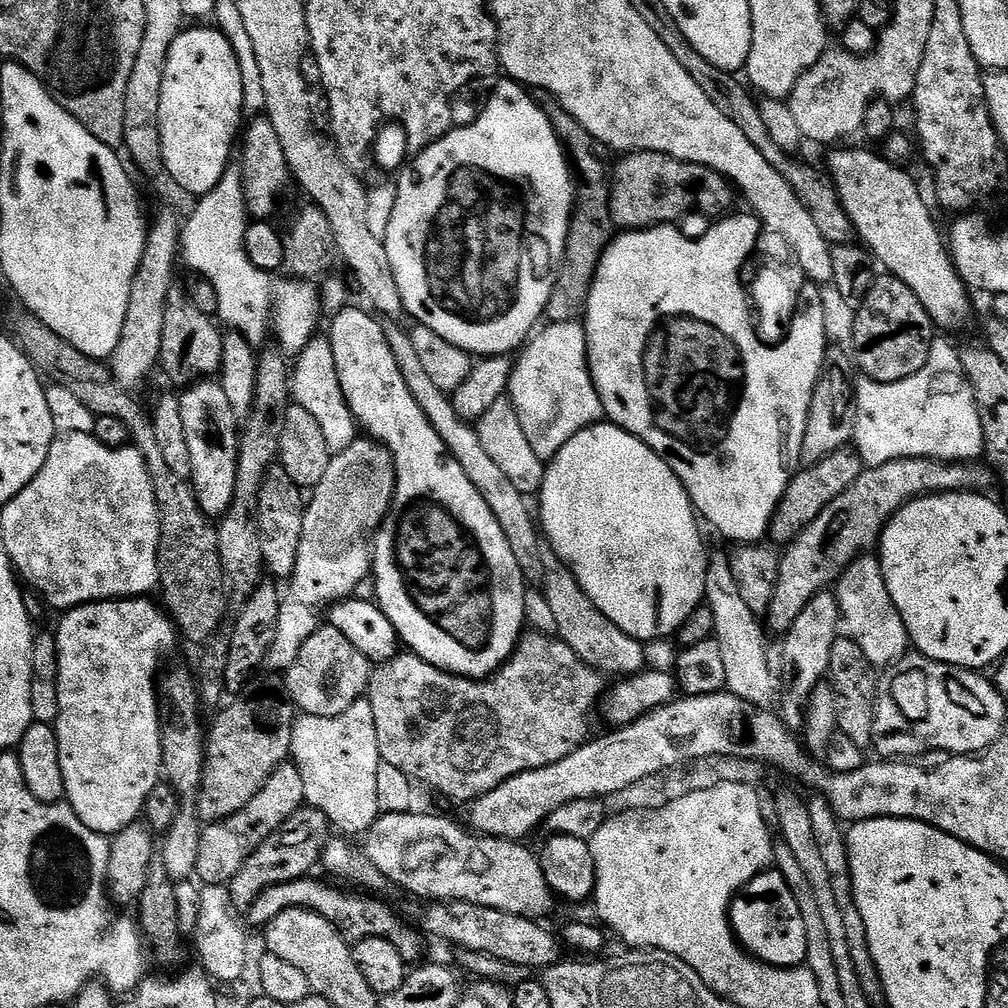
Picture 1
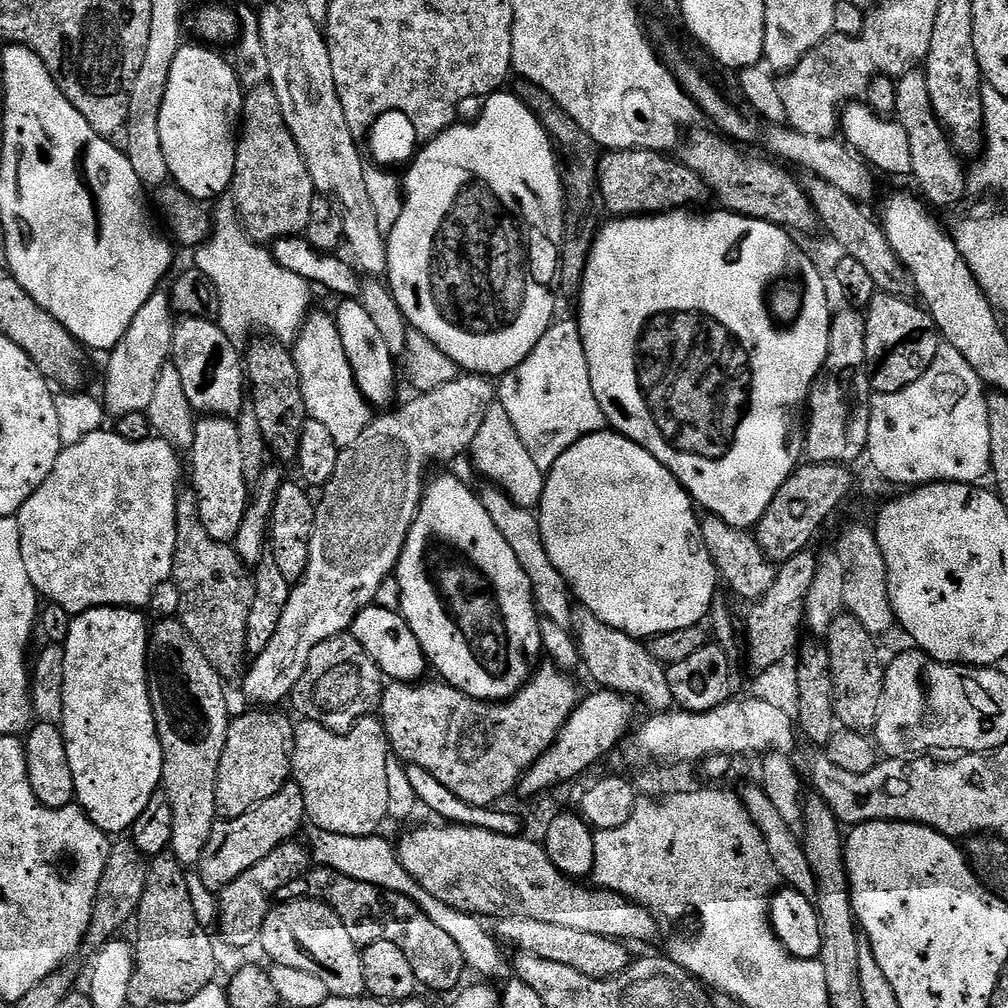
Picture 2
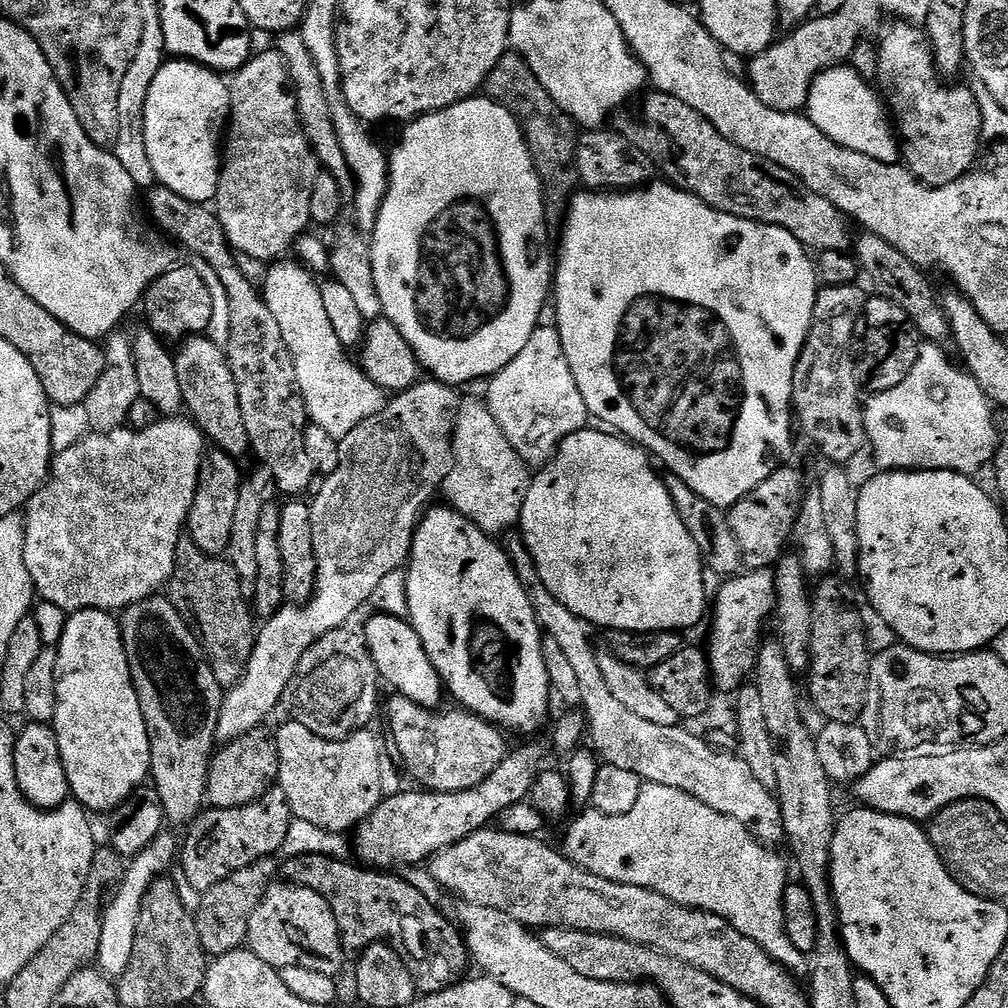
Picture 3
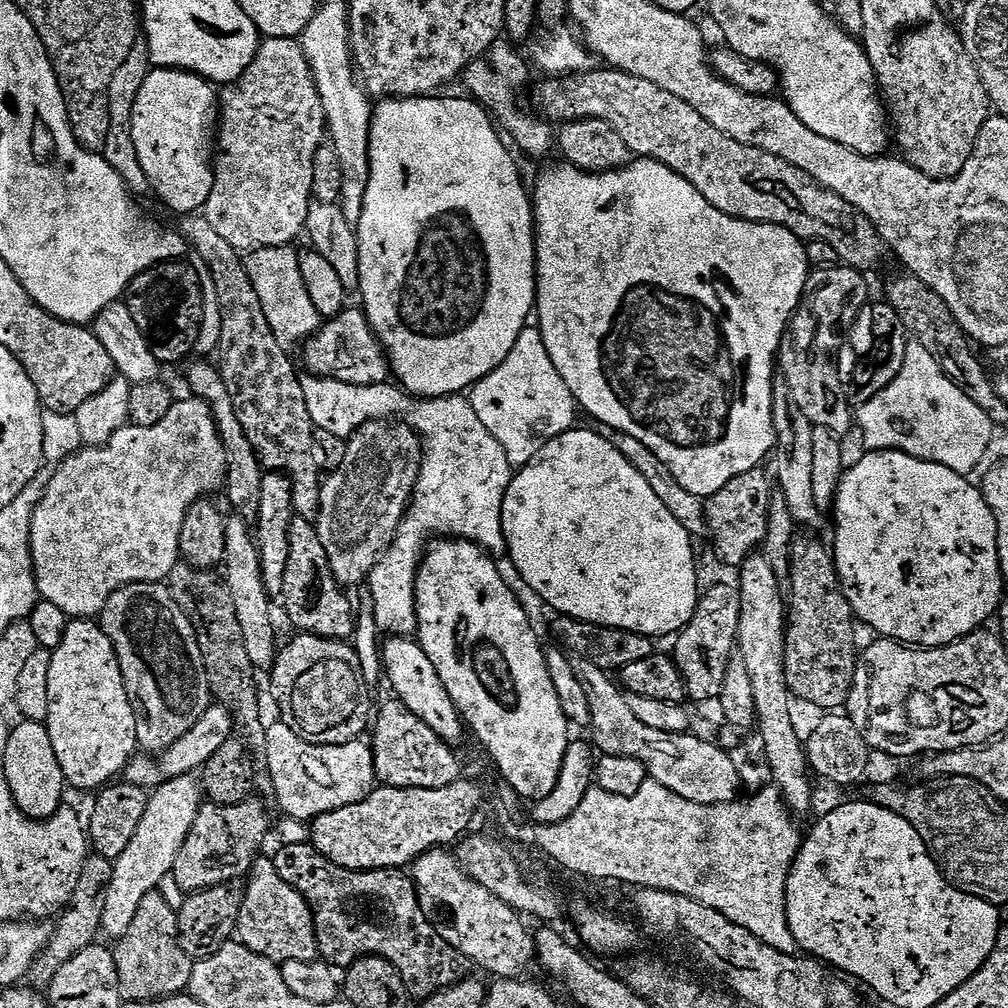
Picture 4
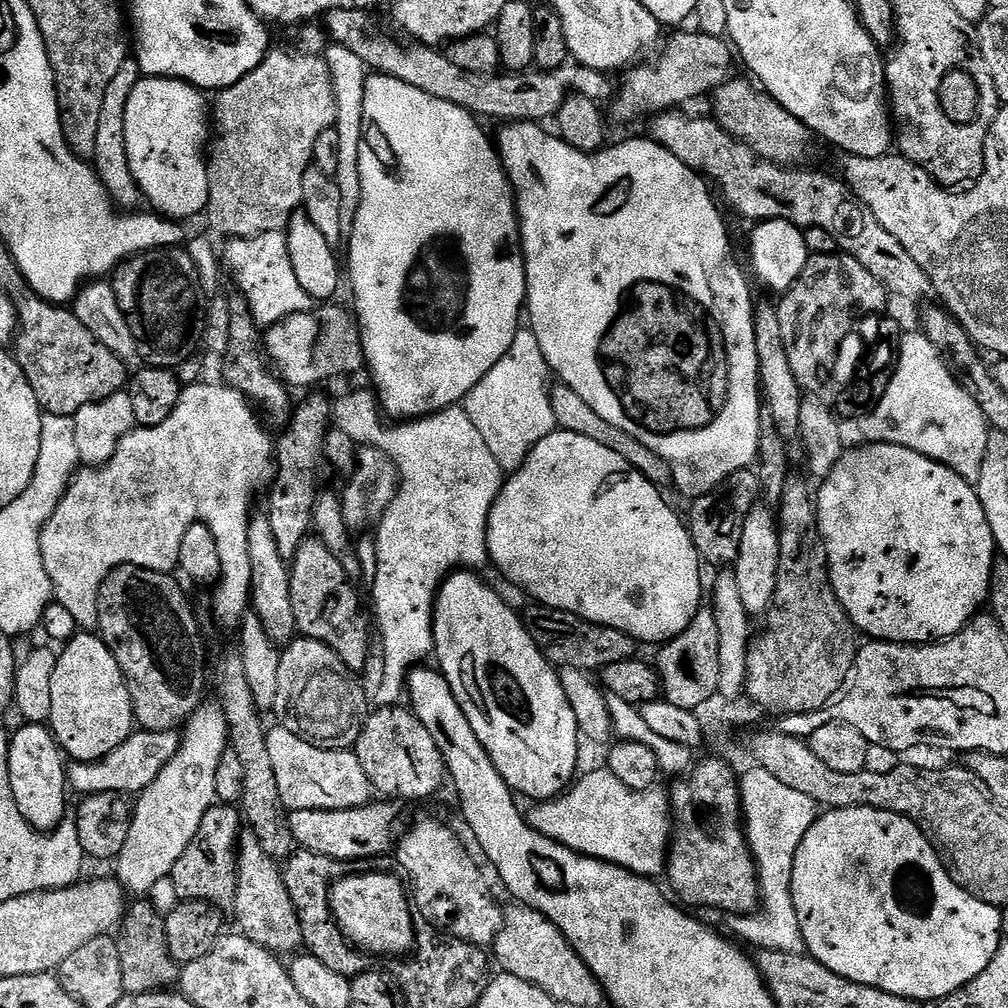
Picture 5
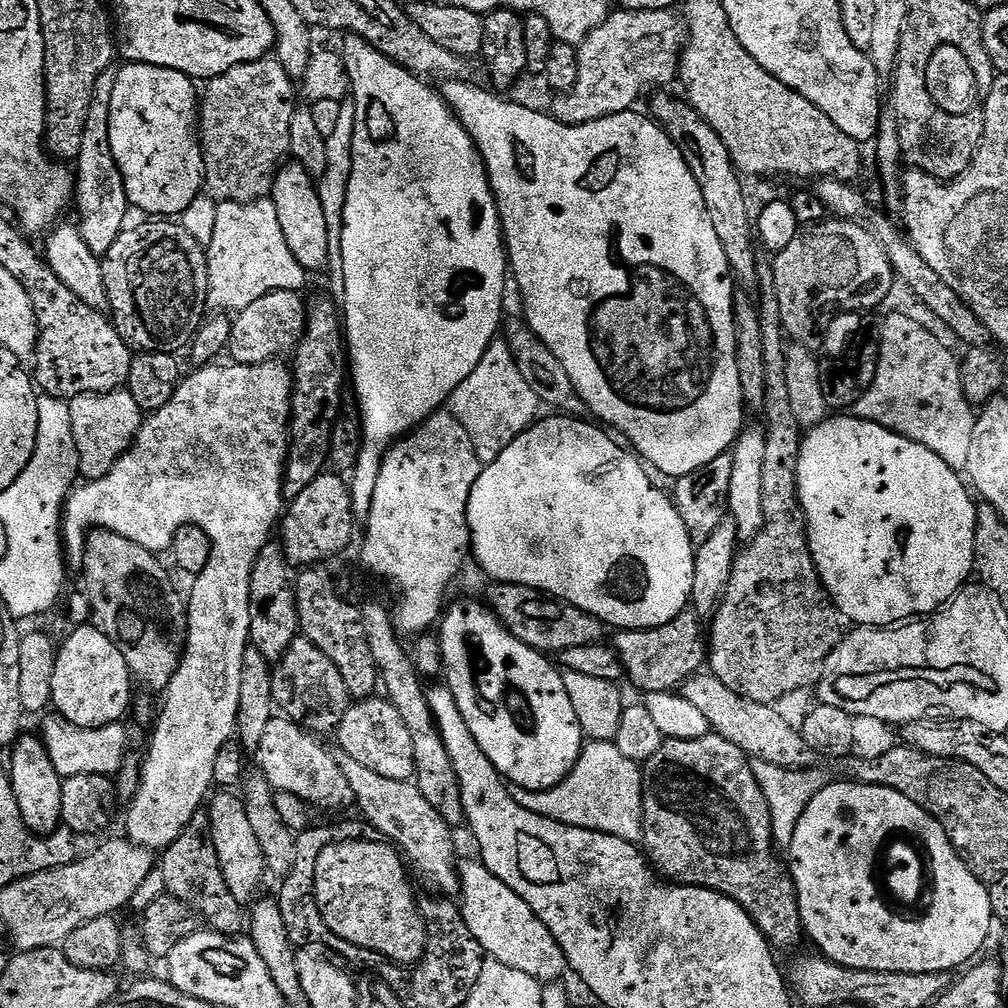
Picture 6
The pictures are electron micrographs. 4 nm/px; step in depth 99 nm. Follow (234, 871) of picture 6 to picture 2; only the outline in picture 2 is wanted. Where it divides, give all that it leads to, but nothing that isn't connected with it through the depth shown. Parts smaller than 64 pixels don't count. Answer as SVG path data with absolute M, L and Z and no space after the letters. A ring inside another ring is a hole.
M316 898L296 899L300 900L288 900L277 908L269 907L259 921L260 944L269 961L316 975L333 996L364 996L361 949L357 941L352 939L346 926L342 926L338 914L334 914L327 904Z

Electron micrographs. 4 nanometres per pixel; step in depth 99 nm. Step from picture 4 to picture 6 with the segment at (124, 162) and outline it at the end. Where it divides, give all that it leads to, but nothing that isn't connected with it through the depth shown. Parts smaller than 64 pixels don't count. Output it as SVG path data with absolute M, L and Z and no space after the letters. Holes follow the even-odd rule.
M102 78L96 83L94 102L90 106L90 115L86 118L86 138L82 138L82 154L74 164L76 196L80 200L80 216L84 221L78 224L82 238L93 255L103 258L116 241L121 239L124 219L130 213L128 195L118 162L114 162L114 150L110 148L110 100L113 81Z

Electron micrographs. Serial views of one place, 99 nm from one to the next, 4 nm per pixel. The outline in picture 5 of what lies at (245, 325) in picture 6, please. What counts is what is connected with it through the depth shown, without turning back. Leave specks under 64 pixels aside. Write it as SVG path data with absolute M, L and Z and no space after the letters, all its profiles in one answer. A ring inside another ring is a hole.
M320 306L311 312L295 312L292 316L271 325L263 333L263 351L289 389L308 388L311 384L320 384L323 380L332 380L335 376L348 376L351 372L356 372L359 368L365 367L364 347L360 341L360 325L355 315L349 309L347 312L344 308L328 307L332 306Z

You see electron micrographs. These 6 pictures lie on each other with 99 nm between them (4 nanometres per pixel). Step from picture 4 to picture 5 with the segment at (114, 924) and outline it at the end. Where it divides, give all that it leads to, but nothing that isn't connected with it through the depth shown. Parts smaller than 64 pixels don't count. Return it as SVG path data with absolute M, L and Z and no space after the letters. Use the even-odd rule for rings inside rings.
M201 703L189 717L175 758L135 801L130 834L126 834L126 843L114 866L116 879L131 895L146 896L160 880L165 881L171 875L178 858L185 853L194 834L198 834L206 810L217 803L214 778L218 774L218 762L229 751L230 741L223 709L219 703L208 703Z

